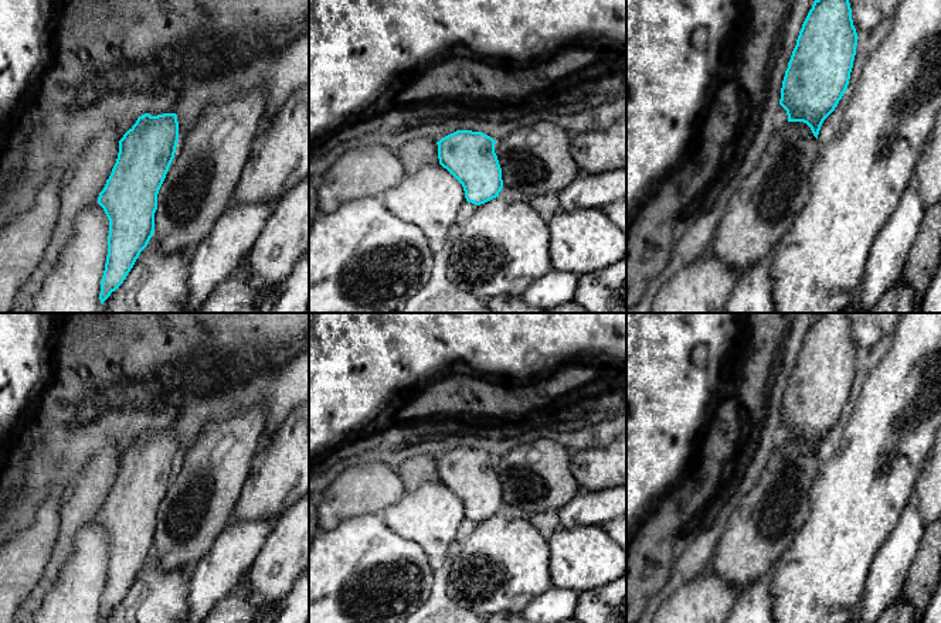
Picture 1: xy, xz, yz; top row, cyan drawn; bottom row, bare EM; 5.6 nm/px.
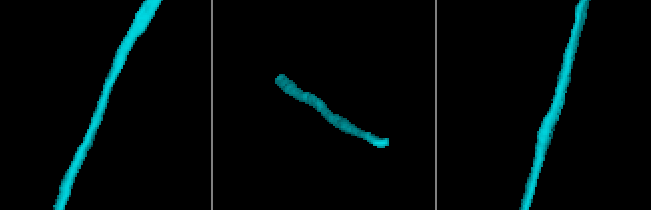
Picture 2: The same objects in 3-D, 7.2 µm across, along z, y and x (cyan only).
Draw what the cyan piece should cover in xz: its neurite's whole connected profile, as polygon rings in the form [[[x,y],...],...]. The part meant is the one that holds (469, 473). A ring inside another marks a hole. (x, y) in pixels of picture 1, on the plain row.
[[[456,447],[436,462],[439,481],[462,501],[468,520],[480,522],[499,514],[502,486],[495,470],[496,459],[490,453]]]

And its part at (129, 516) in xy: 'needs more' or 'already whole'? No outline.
already whole

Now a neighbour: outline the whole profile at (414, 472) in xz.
[[[418,455],[407,459],[395,471],[405,491],[412,491],[424,483],[439,481],[438,462],[432,455]]]

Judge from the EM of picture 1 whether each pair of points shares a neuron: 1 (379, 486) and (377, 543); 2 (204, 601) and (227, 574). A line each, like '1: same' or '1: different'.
1: different
2: same

